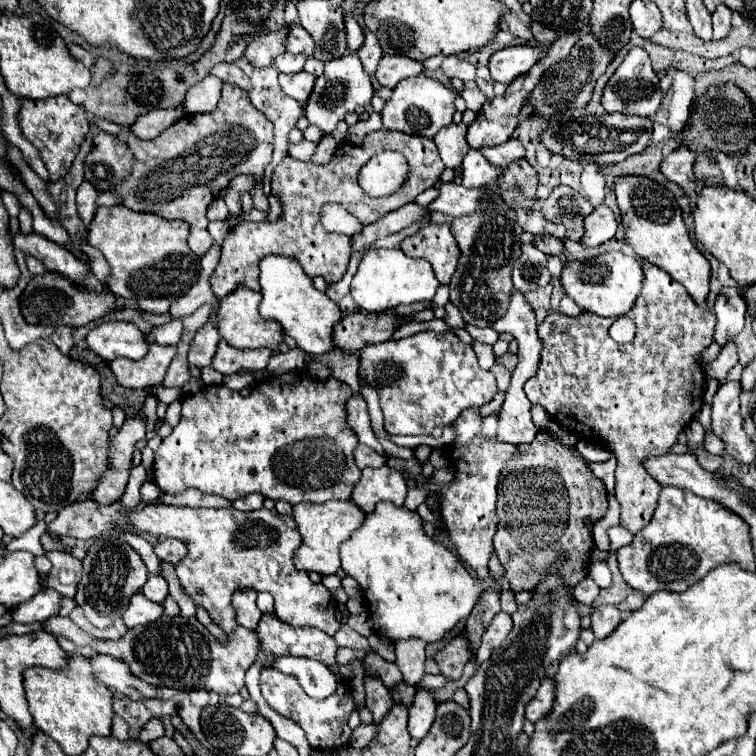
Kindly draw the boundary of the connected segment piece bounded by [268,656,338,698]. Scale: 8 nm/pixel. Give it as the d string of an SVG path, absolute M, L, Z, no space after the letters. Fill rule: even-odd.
M282 656L282 658L274 658L268 668L298 678L304 692L312 698L326 698L332 692L336 692L336 682L338 682L336 676L328 670L326 664L318 660Z

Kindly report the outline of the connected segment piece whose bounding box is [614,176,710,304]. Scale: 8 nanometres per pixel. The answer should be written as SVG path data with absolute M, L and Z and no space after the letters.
M618 176L614 180L614 192L628 246L642 260L662 268L676 282L680 282L696 304L704 304L710 290L710 264L702 256L702 252L692 244L682 218L682 210L672 192L646 176Z

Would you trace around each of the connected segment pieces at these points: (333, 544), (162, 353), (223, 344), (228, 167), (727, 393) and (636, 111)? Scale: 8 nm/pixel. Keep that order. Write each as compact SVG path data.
M330 500L324 504L296 504L292 516L302 536L302 544L294 552L294 566L296 570L318 572L322 576L334 574L340 568L340 558L338 558L340 542L344 542L350 536L350 532L360 528L366 518L366 514L360 508L356 508L356 504L352 504L350 500L346 502Z
M152 344L142 360L132 362L128 358L116 358L110 362L110 368L120 386L160 386L176 352L174 346Z
M220 340L218 350L212 358L212 368L220 374L236 374L240 370L258 372L264 370L268 360L272 356L270 348L258 348L258 350L236 350L226 340Z
M222 84L218 106L212 112L182 116L154 140L140 140L130 134L126 142L136 156L136 164L130 180L112 192L116 192L130 210L186 220L190 224L188 246L196 256L204 256L212 246L206 208L234 176L252 174L258 180L252 192L254 206L268 210L268 198L260 192L260 180L272 160L272 124L250 104L246 92L236 84Z
M724 382L714 394L712 402L712 428L724 442L726 452L742 464L754 460L754 444L744 432L740 416L740 382Z
M632 46L630 52L626 54L624 62L618 66L618 70L612 74L612 78L608 80L604 94L602 94L602 106L608 114L612 112L620 112L620 114L628 114L628 116L644 116L650 118L658 112L662 104L662 90L660 90L660 80L652 70L650 58L642 48Z

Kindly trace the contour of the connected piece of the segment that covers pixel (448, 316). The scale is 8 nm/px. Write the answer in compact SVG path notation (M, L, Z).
M450 302L446 304L446 314L444 314L444 322L448 324L448 328L452 330L458 330L458 328L464 328L464 320L460 316L460 312L456 312L456 306L452 306Z

